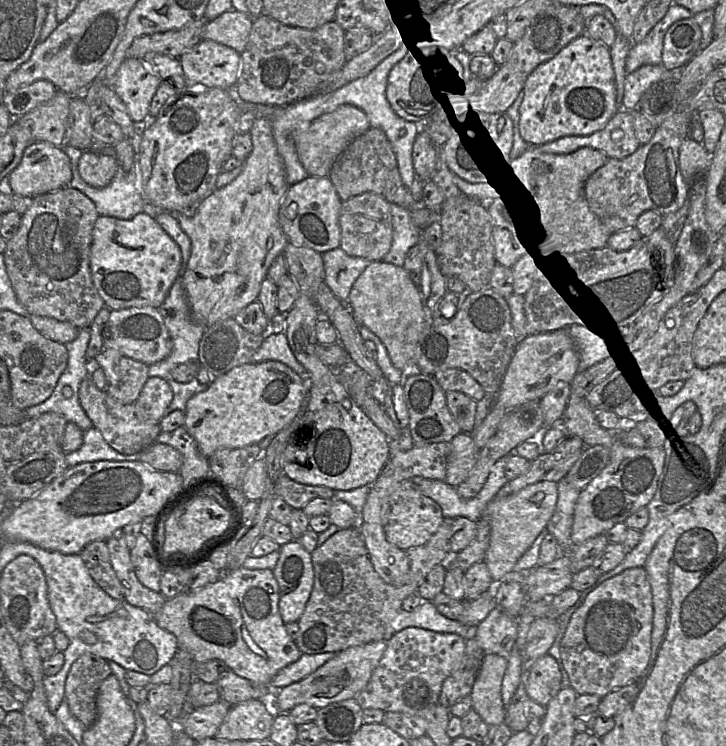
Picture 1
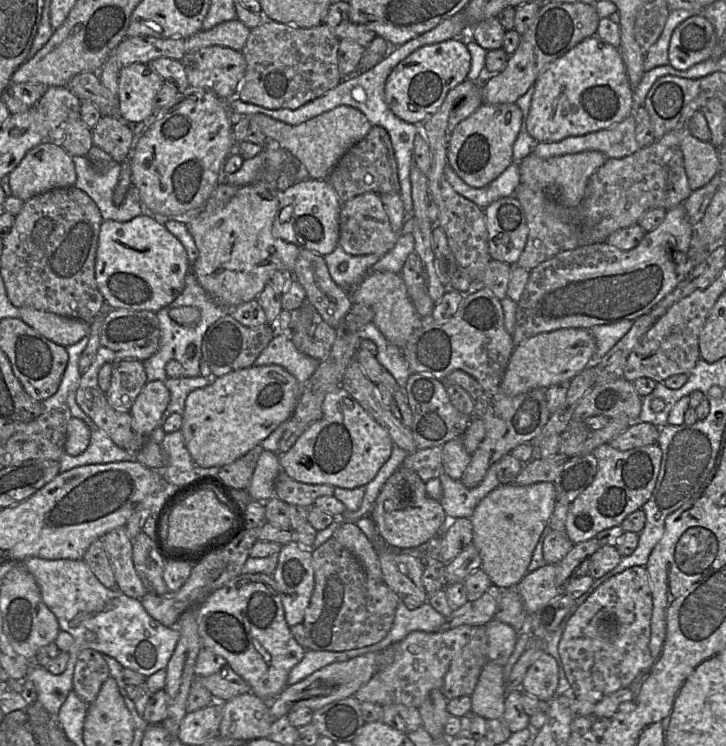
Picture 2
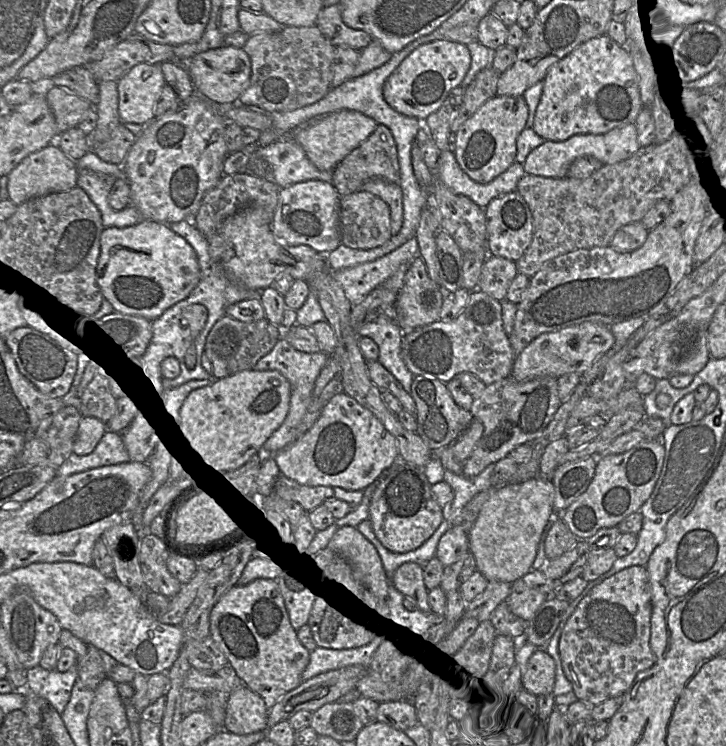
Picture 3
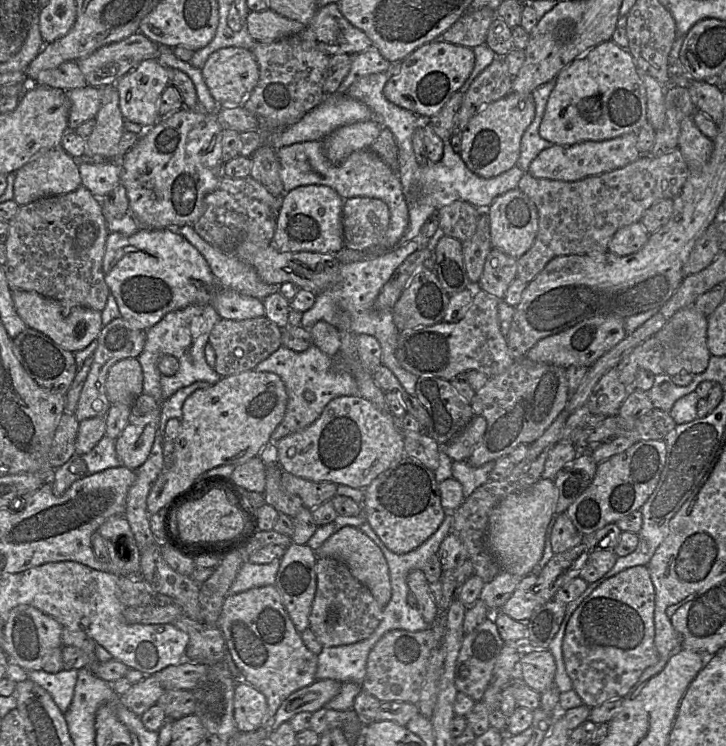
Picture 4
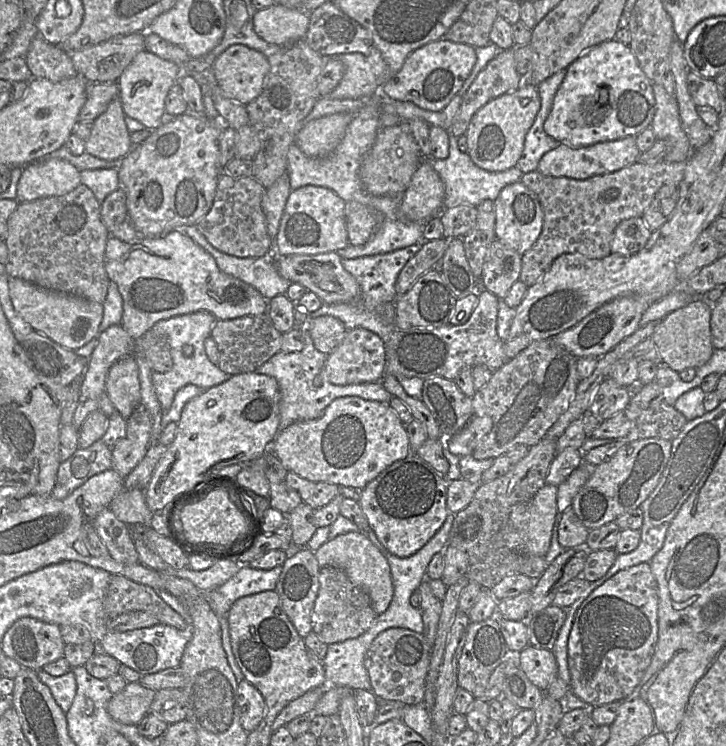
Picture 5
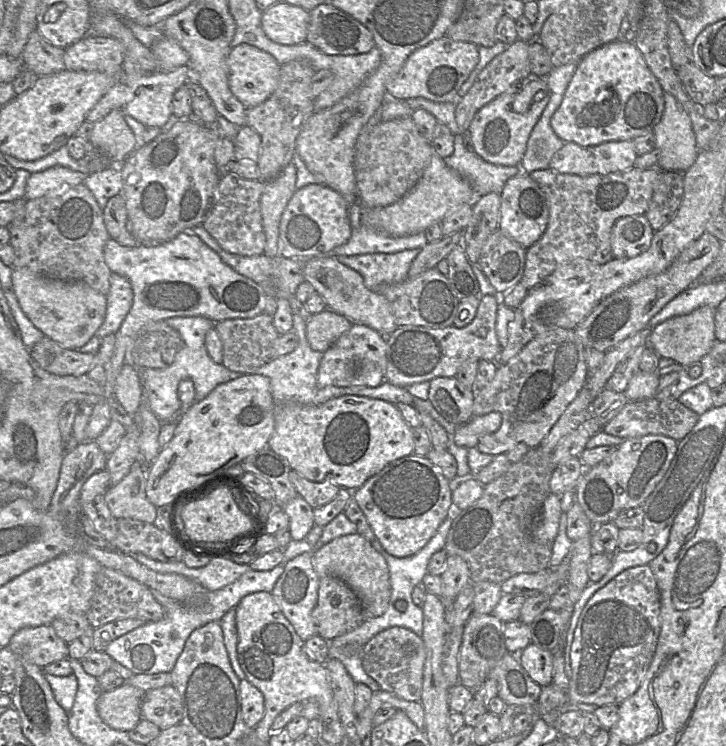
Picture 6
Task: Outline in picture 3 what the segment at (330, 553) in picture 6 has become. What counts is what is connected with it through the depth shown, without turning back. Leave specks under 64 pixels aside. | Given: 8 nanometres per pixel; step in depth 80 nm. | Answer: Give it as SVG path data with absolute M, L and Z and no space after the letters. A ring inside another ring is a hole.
M353 526L337 529L327 547L341 554L374 592L387 596L388 578L375 546Z

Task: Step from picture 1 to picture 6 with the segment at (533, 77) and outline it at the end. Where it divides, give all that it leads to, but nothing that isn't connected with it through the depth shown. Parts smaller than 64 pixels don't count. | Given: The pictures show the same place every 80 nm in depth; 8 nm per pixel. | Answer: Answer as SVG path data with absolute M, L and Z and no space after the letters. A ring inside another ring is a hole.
M616 40L587 53L576 66L550 124L565 142L582 147L634 140L653 133L664 112L664 91L632 42Z

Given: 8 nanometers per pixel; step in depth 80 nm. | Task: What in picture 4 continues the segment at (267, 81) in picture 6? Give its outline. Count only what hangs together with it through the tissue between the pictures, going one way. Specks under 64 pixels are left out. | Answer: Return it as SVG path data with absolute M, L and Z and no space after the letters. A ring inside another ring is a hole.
M227 47L212 53L201 73L220 106L243 105L259 81L259 67L252 52Z

